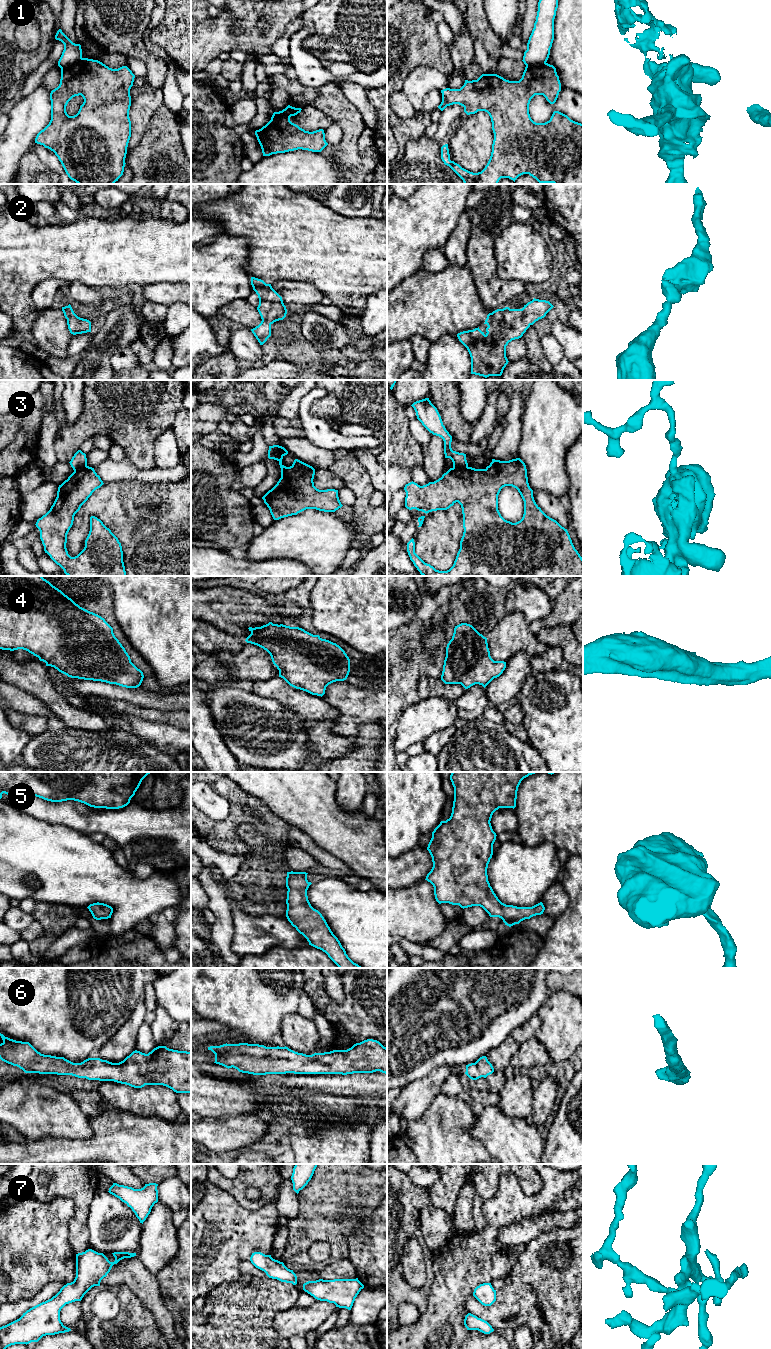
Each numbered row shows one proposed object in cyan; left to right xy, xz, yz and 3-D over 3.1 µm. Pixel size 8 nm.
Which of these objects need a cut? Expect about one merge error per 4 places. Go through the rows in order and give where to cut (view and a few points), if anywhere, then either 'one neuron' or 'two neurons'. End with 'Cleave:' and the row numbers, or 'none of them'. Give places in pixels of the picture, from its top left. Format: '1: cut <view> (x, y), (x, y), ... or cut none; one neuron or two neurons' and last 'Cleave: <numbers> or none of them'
1: cut xy (82, 58), (61, 68); two neurons
2: cut none; one neuron
3: cut xz (278, 446), (279, 460); two neurons
4: cut none; one neuron
5: cut none; one neuron
6: cut none; one neuron
7: cut none; one neuron
Cleave: 1, 3

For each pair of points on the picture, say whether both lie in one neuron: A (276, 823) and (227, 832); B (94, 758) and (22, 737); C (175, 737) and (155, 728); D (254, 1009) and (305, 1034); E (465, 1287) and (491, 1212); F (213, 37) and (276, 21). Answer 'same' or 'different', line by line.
A: same
B: different
C: same
D: different
E: same
F: same

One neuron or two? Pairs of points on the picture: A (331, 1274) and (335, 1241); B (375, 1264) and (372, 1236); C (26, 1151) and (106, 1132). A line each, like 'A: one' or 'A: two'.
A: two
B: one
C: one

